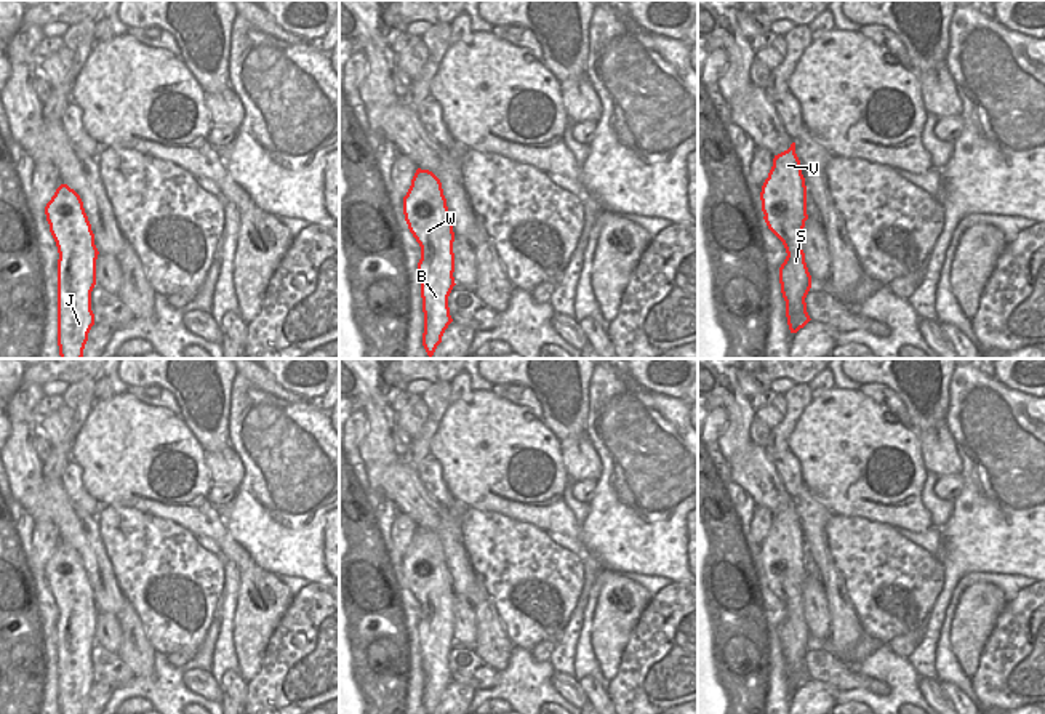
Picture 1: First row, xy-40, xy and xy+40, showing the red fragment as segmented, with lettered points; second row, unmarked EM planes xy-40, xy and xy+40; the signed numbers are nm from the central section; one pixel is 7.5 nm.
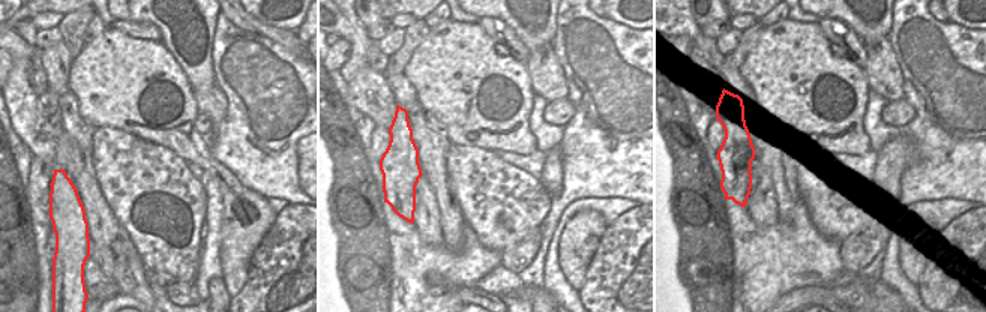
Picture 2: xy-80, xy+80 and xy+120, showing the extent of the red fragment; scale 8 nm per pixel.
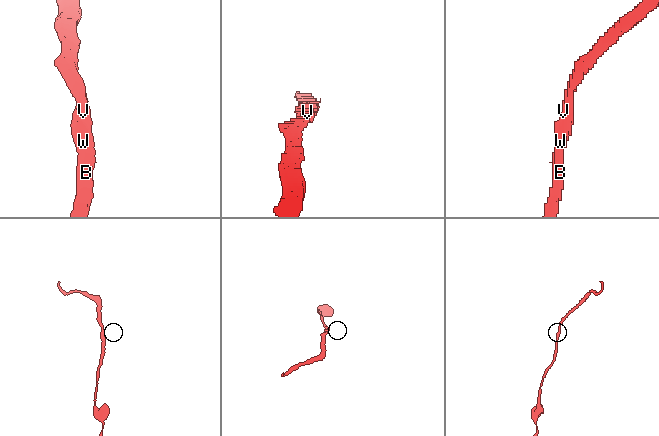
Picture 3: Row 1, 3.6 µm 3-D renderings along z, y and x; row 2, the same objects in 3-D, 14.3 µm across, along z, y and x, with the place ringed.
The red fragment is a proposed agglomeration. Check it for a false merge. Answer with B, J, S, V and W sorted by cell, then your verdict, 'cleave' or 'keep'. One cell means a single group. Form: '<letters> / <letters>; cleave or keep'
B J S V W; keep

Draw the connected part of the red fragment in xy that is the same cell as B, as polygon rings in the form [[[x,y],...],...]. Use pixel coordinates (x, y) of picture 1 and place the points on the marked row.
[[[418,168],[403,197],[403,215],[410,232],[421,247],[418,279],[424,312],[422,346],[429,357],[453,322],[448,296],[454,283],[453,221],[440,179]]]

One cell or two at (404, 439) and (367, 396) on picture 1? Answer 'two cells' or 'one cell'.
two cells

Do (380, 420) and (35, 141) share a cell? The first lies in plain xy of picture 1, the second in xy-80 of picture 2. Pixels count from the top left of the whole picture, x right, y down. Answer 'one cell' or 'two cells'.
one cell

